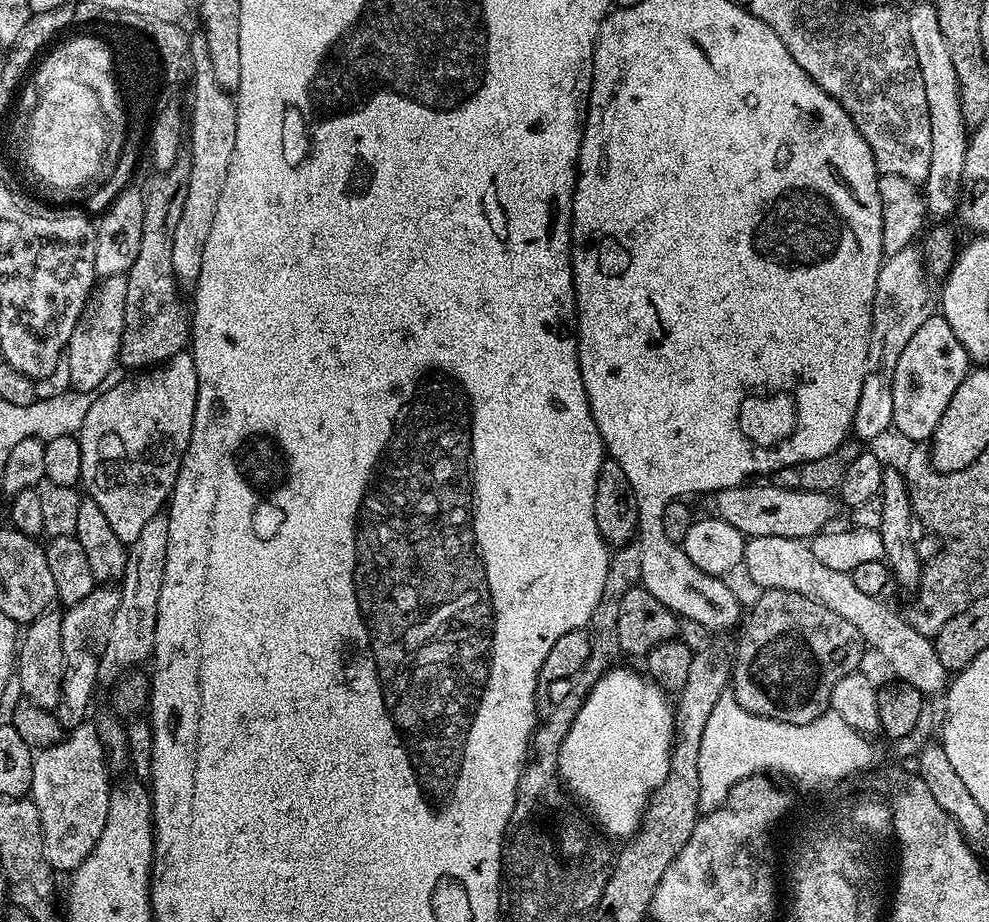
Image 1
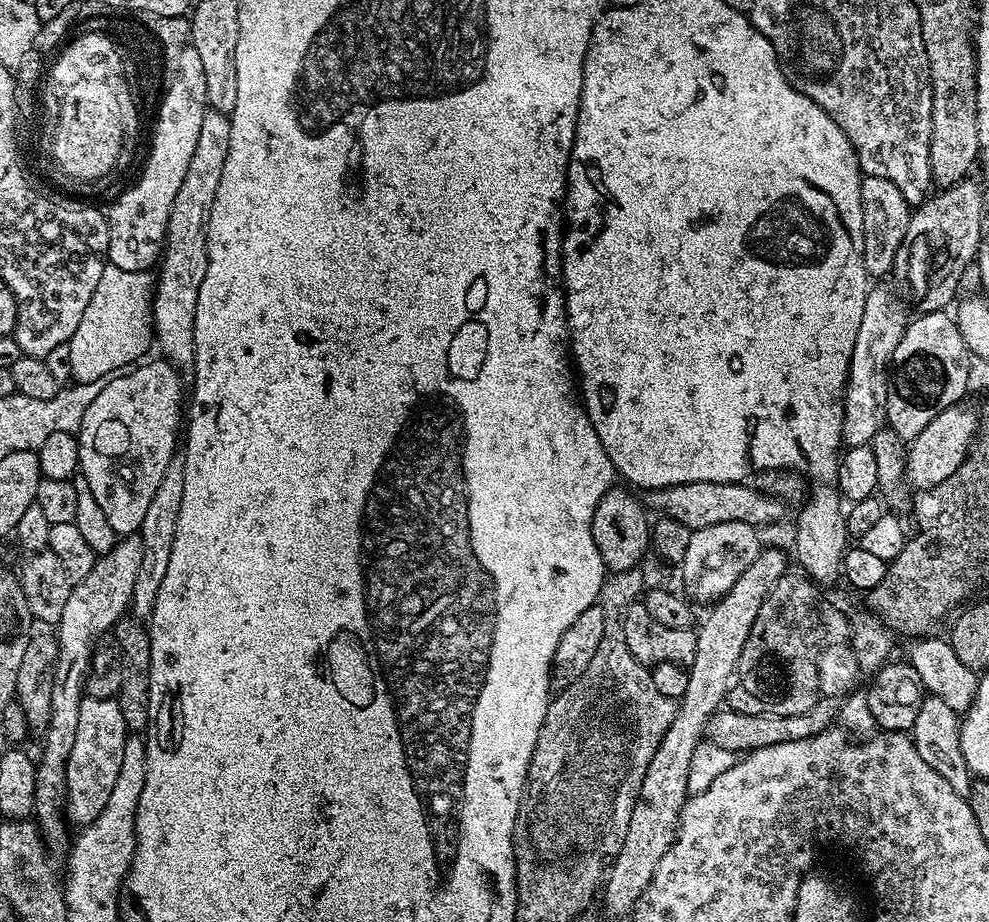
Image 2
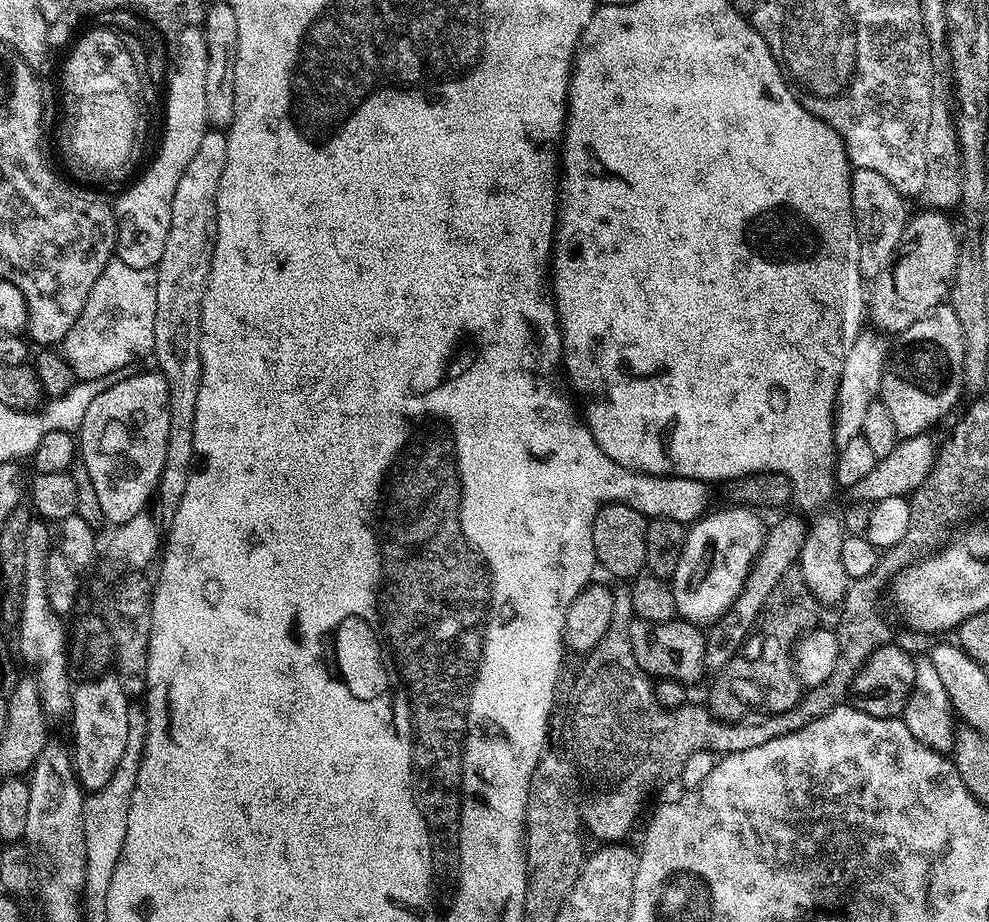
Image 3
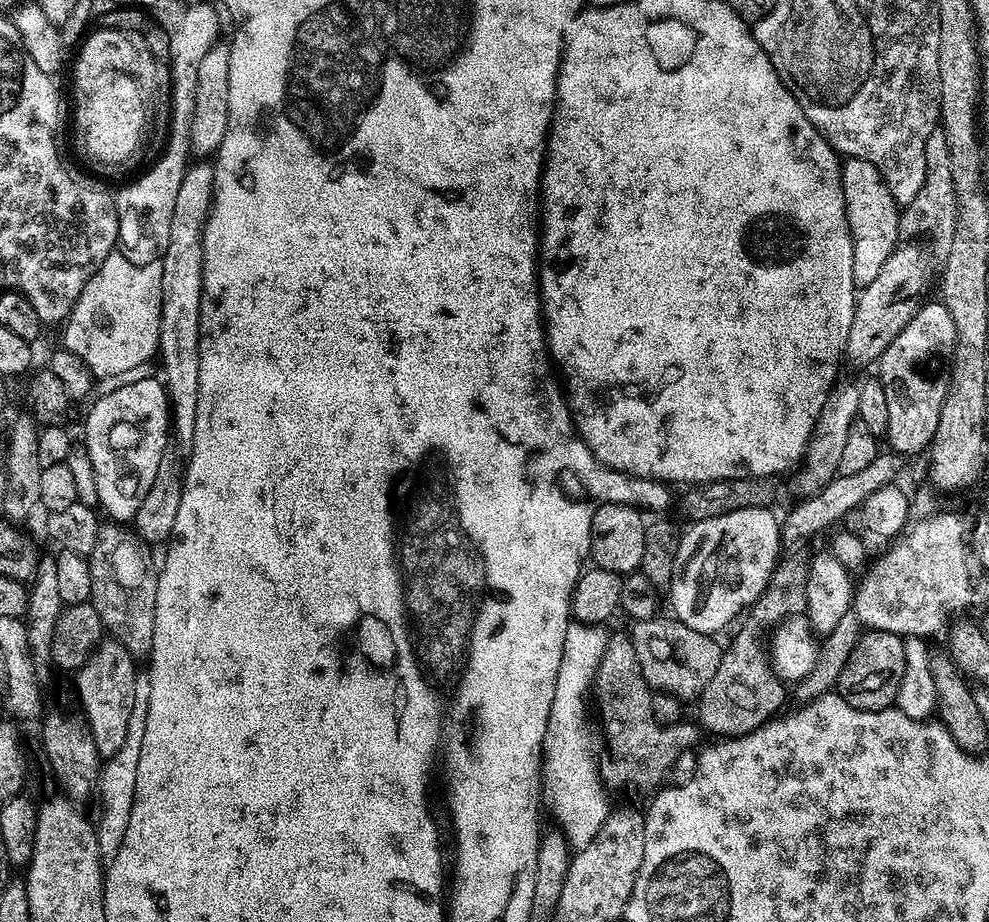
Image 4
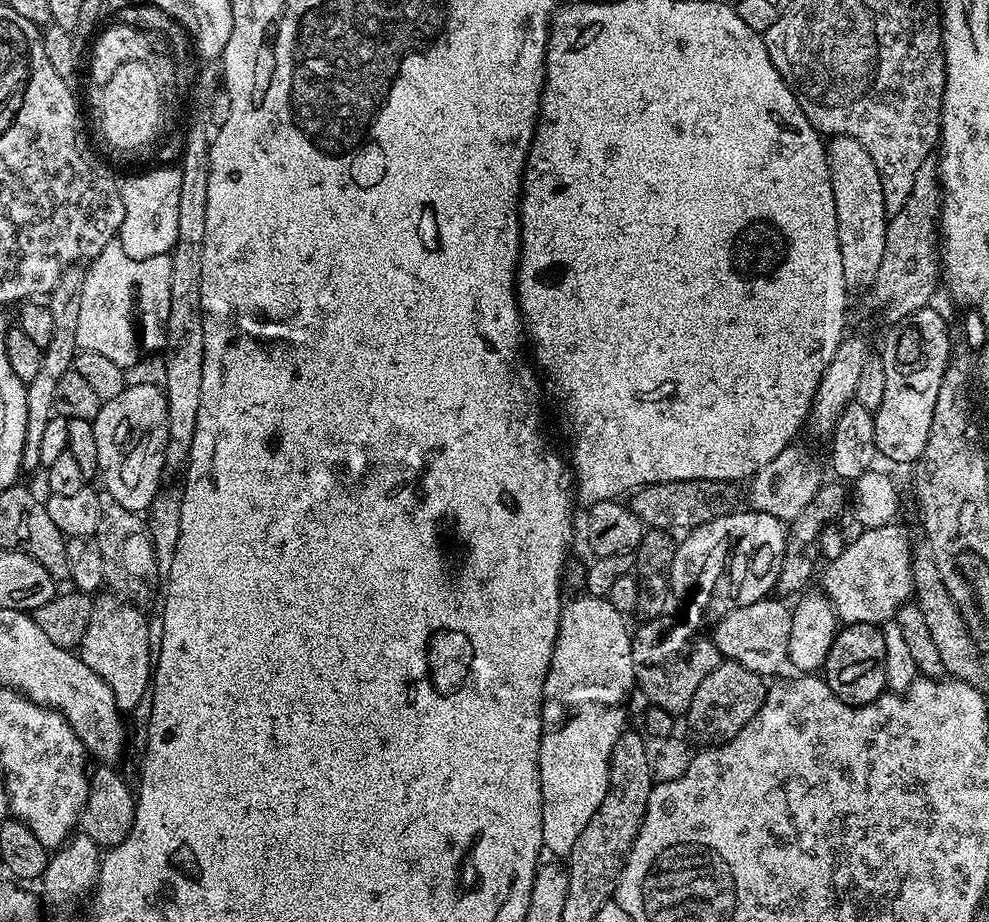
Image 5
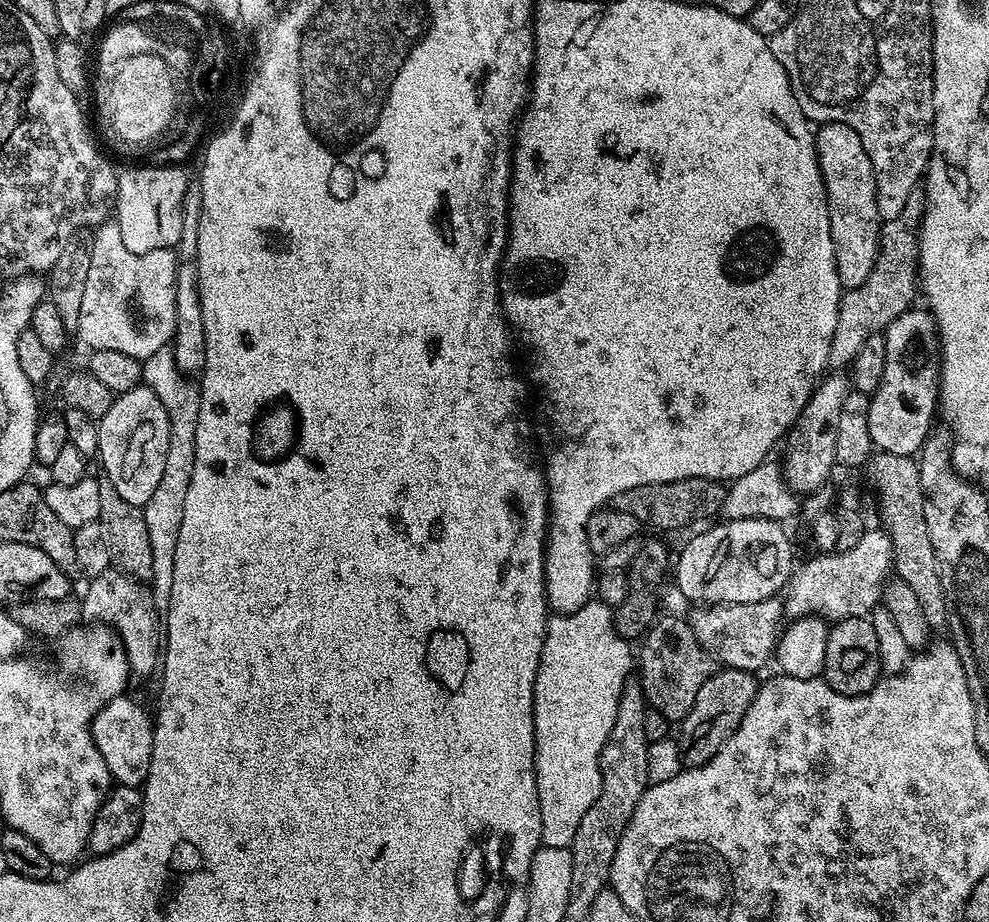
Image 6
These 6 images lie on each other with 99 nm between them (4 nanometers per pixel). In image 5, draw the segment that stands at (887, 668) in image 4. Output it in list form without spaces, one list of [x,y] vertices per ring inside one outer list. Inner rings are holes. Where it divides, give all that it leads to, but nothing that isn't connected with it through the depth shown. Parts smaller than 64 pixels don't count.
[[[844,624],[836,633],[834,646],[830,646],[830,654],[826,654],[822,679],[847,704],[869,704],[885,695],[888,683],[883,631],[874,624]]]

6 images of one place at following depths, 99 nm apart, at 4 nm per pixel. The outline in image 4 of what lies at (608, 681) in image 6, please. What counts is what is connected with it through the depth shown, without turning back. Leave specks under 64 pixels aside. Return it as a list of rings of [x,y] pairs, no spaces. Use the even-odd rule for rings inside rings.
[[[581,622],[569,623],[566,630],[566,642],[564,643],[564,649],[562,650],[562,662],[558,666],[558,682],[554,686],[554,702],[550,706],[550,718],[546,722],[546,734],[543,736],[543,750],[541,752],[541,801],[543,807],[550,815],[556,819],[555,827],[558,829],[561,836],[564,837],[565,843],[569,849],[579,850],[590,846],[590,842],[594,842],[594,834],[598,834],[598,830],[602,830],[602,826],[606,822],[610,811],[610,805],[608,805],[608,792],[604,789],[604,780],[600,777],[600,764],[596,761],[596,736],[592,733],[592,724],[588,721],[588,700],[590,704],[590,693],[593,691],[596,682],[596,671],[598,666],[602,662],[602,654],[606,650],[608,645],[609,633],[603,632],[603,627],[594,624],[585,624]]]

